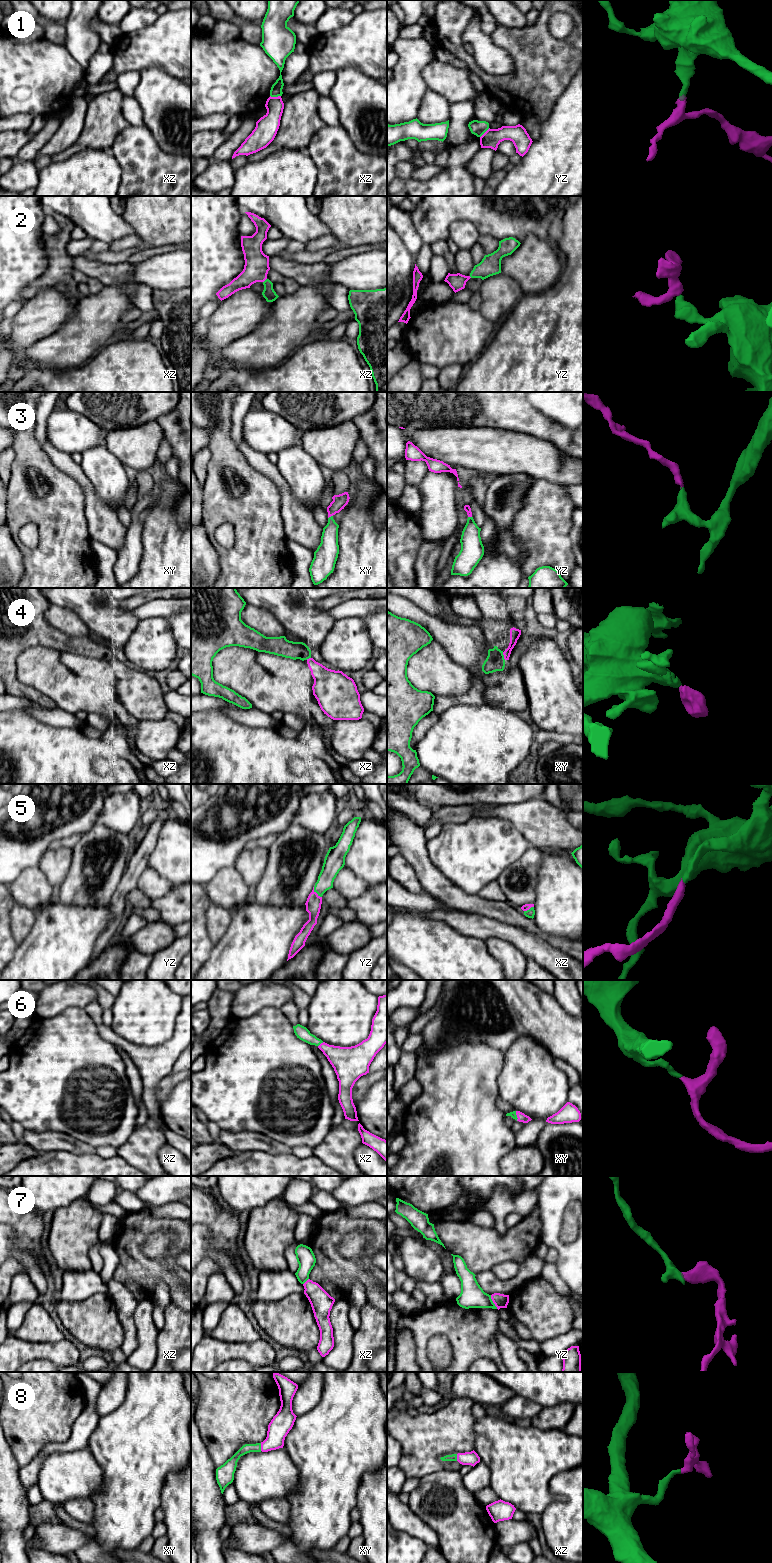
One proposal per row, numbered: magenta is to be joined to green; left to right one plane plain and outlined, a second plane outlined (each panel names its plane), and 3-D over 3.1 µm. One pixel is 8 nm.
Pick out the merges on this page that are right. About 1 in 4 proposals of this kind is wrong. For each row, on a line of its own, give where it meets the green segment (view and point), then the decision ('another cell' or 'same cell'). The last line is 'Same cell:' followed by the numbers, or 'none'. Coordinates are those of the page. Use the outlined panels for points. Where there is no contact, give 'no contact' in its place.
1: xz (275, 96) | another cell
2: xz (265, 280) | same cell
3: xy (331, 516) | same cell
4: xy (503, 656) | same cell
5: yz (316, 892) | same cell
6: xz (320, 1043) | same cell
7: yz (492, 1302) | another cell
8: xy (260, 1447) | same cell
Same cell: 2, 3, 4, 5, 6, 8

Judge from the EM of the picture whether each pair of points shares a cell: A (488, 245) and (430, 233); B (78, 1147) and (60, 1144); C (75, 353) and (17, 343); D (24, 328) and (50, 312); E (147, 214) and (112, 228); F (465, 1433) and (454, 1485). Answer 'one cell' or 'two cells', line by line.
A: two cells
B: one cell
C: two cells
D: one cell
E: two cells
F: two cells

